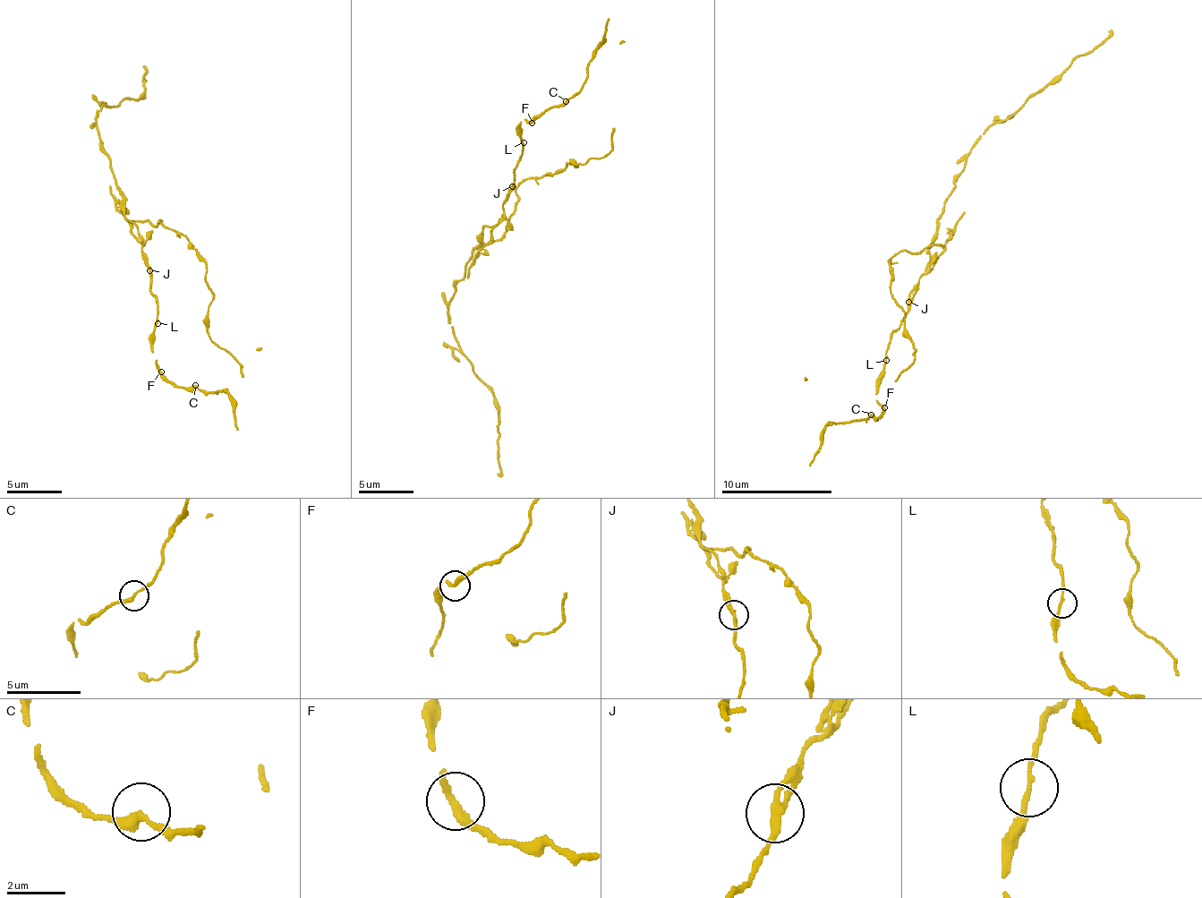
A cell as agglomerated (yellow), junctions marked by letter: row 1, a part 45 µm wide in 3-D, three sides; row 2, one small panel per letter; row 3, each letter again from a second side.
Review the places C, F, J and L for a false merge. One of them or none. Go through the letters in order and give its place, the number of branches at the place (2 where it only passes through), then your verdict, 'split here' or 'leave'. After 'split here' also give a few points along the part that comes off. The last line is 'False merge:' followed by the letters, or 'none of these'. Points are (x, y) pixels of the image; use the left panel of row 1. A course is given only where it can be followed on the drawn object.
C: (195, 385) | 2 | leave
F: (161, 372) | 2 | leave
J: (149, 270) | 2 | split here | (150, 270), (131, 231), (136, 222), (159, 222), (196, 249), (208, 269), (213, 341), (243, 378)
L: (157, 323) | 2 | leave
False merge: J

